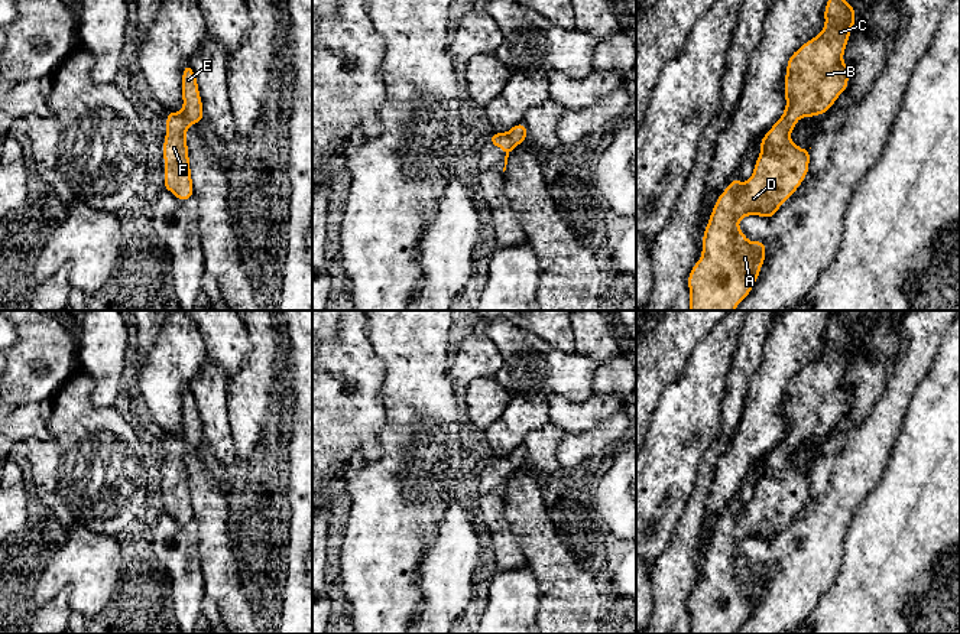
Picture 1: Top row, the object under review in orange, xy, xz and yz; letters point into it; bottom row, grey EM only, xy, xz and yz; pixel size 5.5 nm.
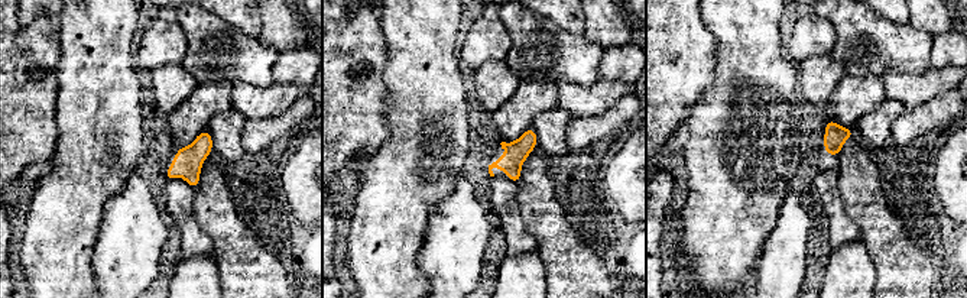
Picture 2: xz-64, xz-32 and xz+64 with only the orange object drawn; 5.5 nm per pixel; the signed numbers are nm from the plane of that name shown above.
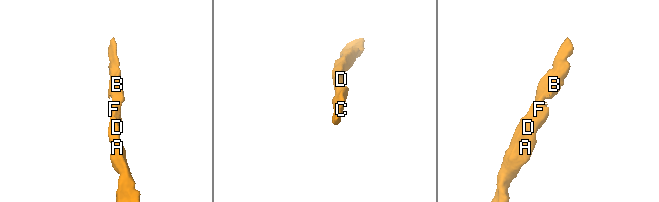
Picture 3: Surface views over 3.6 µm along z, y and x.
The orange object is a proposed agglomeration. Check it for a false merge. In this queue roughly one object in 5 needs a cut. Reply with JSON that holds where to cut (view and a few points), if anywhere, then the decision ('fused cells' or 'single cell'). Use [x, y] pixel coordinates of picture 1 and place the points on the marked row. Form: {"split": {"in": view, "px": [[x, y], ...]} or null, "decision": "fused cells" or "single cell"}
{"split": null, "decision": "single cell"}

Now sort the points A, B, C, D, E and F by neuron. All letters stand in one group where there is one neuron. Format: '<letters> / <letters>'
A B C D E F

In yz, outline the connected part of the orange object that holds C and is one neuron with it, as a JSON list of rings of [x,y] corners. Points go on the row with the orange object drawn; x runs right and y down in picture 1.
[[[827,0],[826,25],[820,35],[802,43],[788,59],[785,74],[787,107],[782,117],[762,137],[760,155],[747,182],[734,178],[719,195],[703,235],[701,259],[688,274],[690,311],[734,311],[750,293],[765,263],[766,244],[749,241],[737,222],[747,215],[772,218],[779,207],[798,189],[808,173],[810,149],[800,149],[789,133],[801,117],[827,113],[849,87],[852,66],[843,64],[844,48],[856,22],[854,4]]]

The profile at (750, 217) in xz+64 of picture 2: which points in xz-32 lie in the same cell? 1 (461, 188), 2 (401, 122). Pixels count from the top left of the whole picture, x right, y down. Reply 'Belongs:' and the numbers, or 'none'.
Belongs: 2

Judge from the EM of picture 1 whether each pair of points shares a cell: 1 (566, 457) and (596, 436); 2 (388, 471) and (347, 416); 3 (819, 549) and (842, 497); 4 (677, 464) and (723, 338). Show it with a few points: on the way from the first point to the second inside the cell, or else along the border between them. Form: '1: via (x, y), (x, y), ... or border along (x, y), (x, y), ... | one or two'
1: via (573, 449), (589, 444) | one
2: border along (382, 423), (378, 455), (357, 455), (346, 470) | two
3: via (819, 536), (819, 527), (829, 510) | one
4: via (681, 432), (690, 407), (703, 386), (706, 370) | one

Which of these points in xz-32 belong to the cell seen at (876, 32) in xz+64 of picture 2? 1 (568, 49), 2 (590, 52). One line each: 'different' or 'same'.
1: same
2: same

